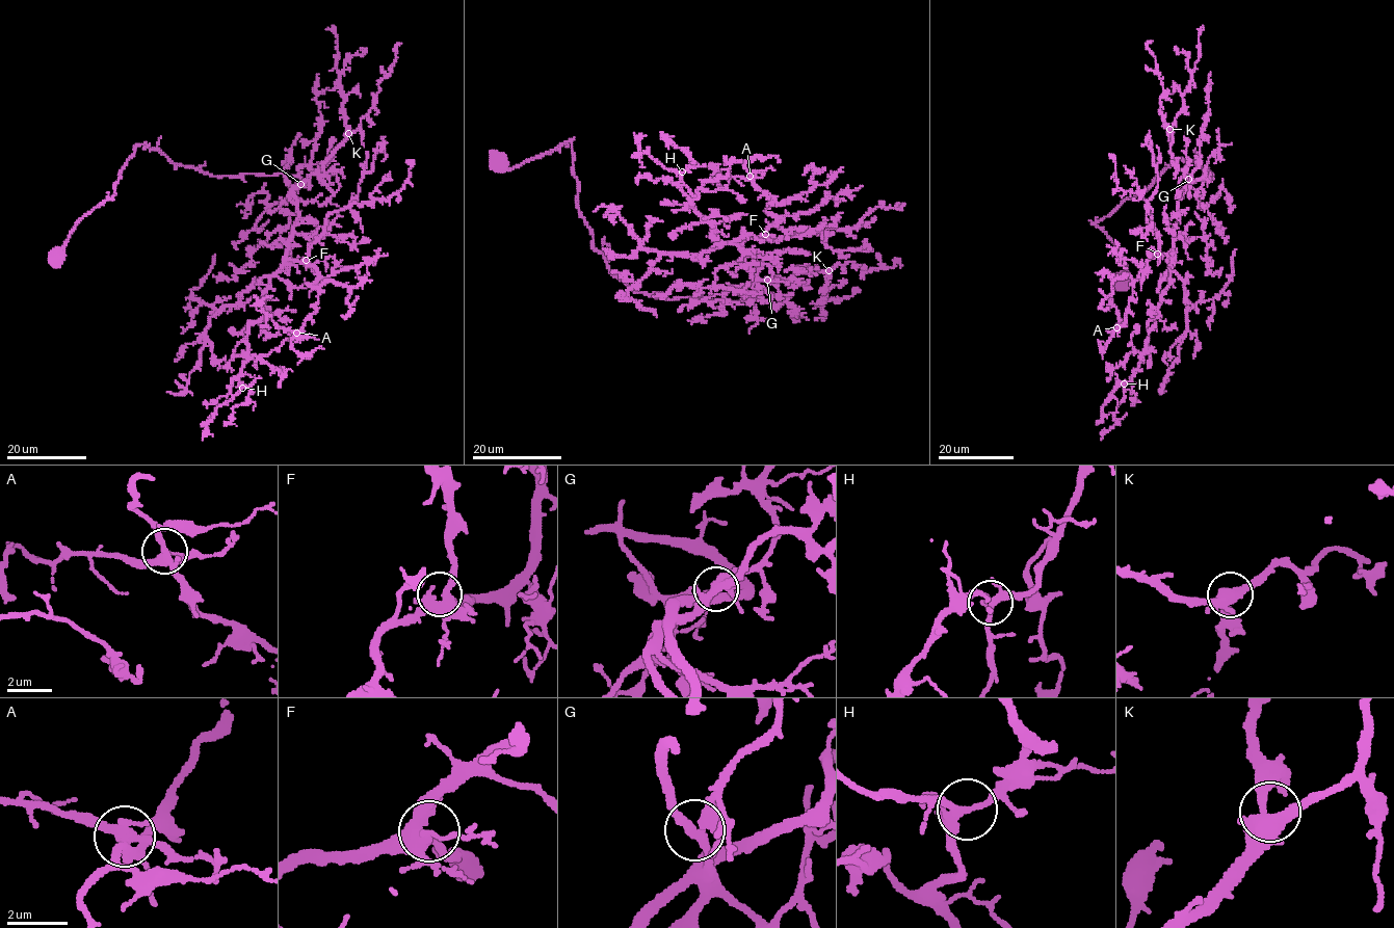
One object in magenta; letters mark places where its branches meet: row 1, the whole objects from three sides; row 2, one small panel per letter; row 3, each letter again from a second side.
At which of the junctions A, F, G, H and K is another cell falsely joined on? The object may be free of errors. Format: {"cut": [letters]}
{"cut": []}

